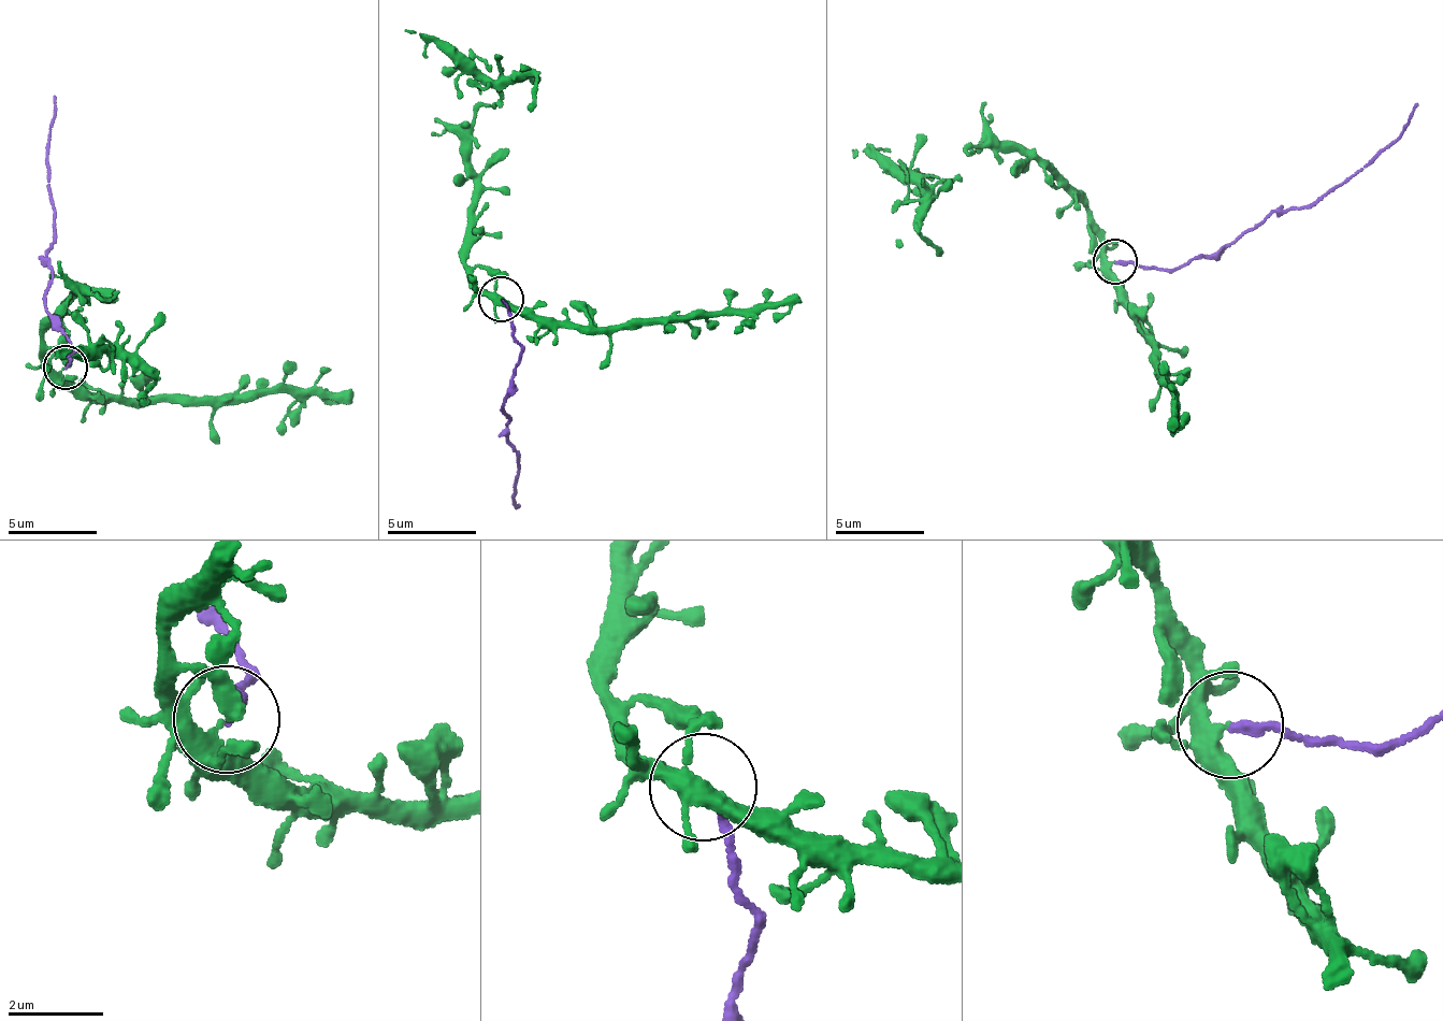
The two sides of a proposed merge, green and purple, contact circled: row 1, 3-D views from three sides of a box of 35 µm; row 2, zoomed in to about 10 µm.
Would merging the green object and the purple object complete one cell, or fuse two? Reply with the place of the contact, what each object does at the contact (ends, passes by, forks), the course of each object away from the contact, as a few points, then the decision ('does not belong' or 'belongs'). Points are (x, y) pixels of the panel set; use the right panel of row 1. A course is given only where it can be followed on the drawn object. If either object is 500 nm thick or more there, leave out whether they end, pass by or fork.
(1114, 261) | green forks | purple ends | green via (1115, 260), (1105, 257), (1080, 190), (1036, 157), (979, 149), (966, 155), (954, 178), (935, 185), (851, 147) | purple via (1115, 260), (1172, 268), (1231, 246), (1272, 213), (1303, 209), (1350, 182), (1419, 105) | does not belong

